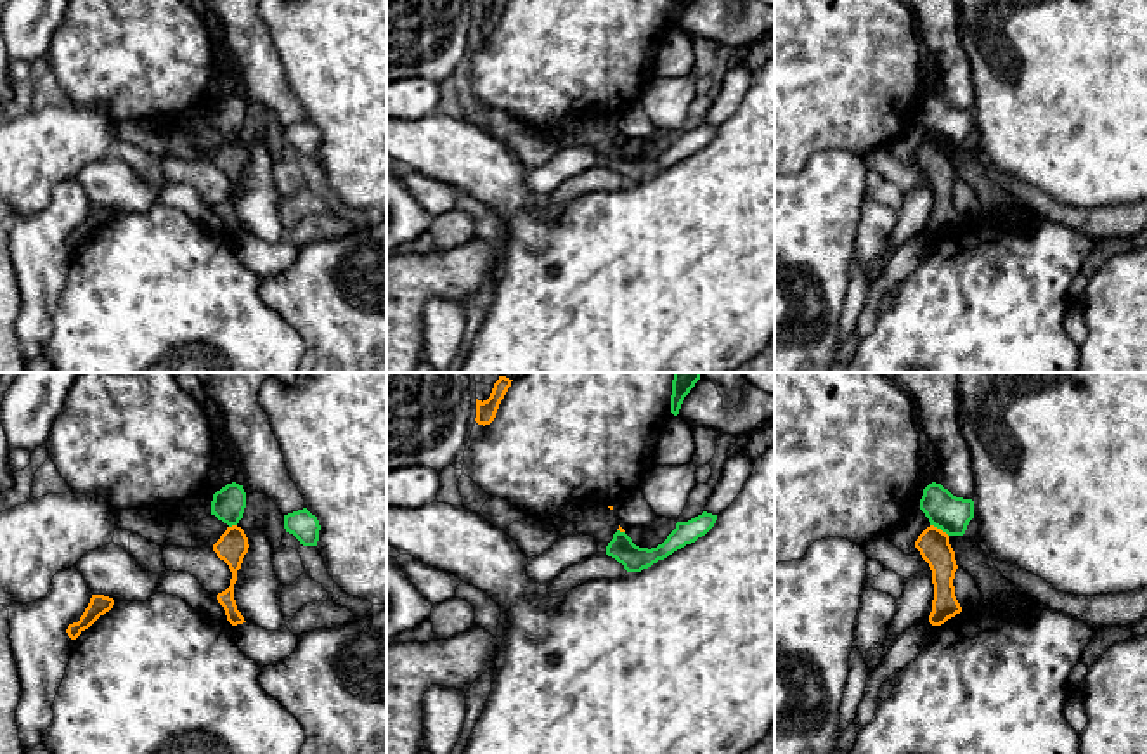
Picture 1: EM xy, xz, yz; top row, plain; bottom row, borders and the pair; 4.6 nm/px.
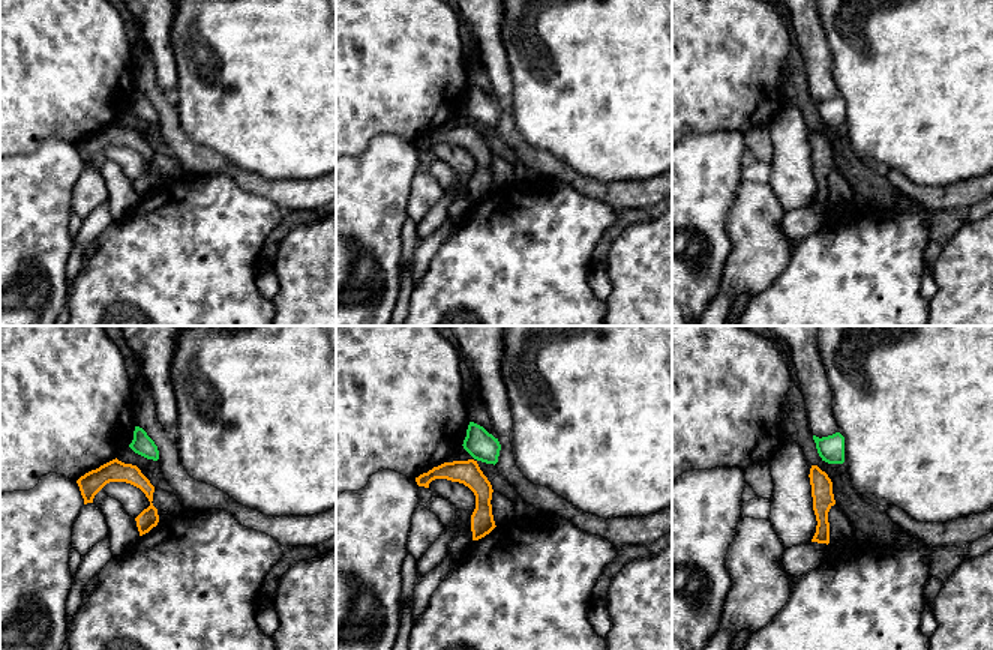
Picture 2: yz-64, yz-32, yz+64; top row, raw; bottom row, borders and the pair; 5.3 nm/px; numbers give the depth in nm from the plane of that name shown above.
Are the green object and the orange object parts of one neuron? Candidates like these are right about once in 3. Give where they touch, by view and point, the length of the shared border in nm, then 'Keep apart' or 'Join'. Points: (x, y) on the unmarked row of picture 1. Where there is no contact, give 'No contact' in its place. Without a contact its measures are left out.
Touches green at yz (939, 139). Shared border 110 nm. Keep apart

